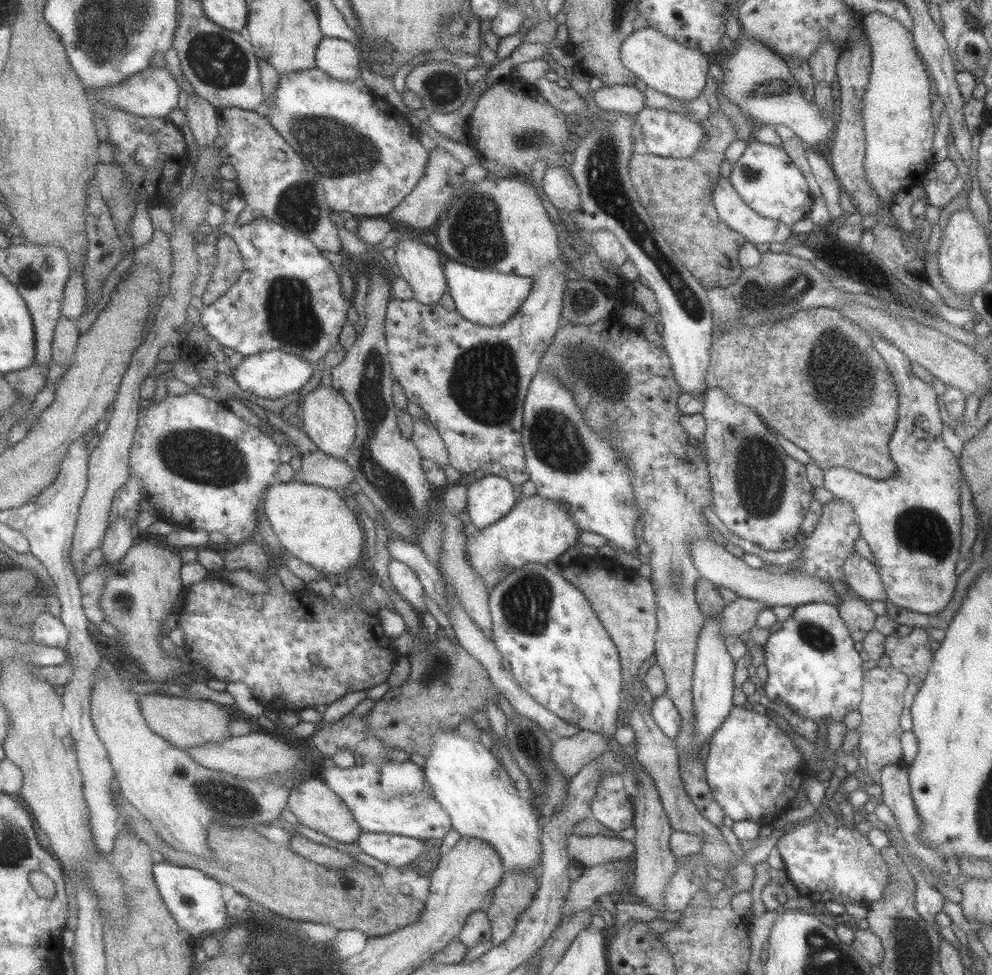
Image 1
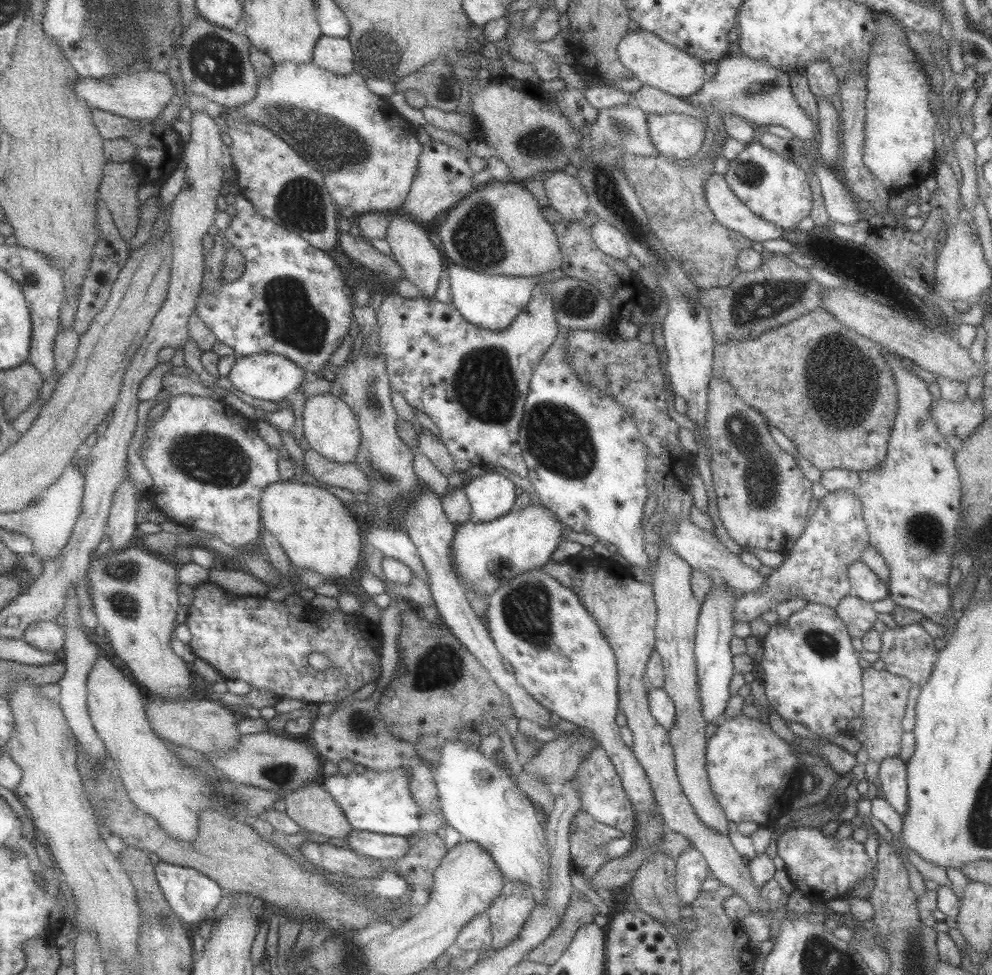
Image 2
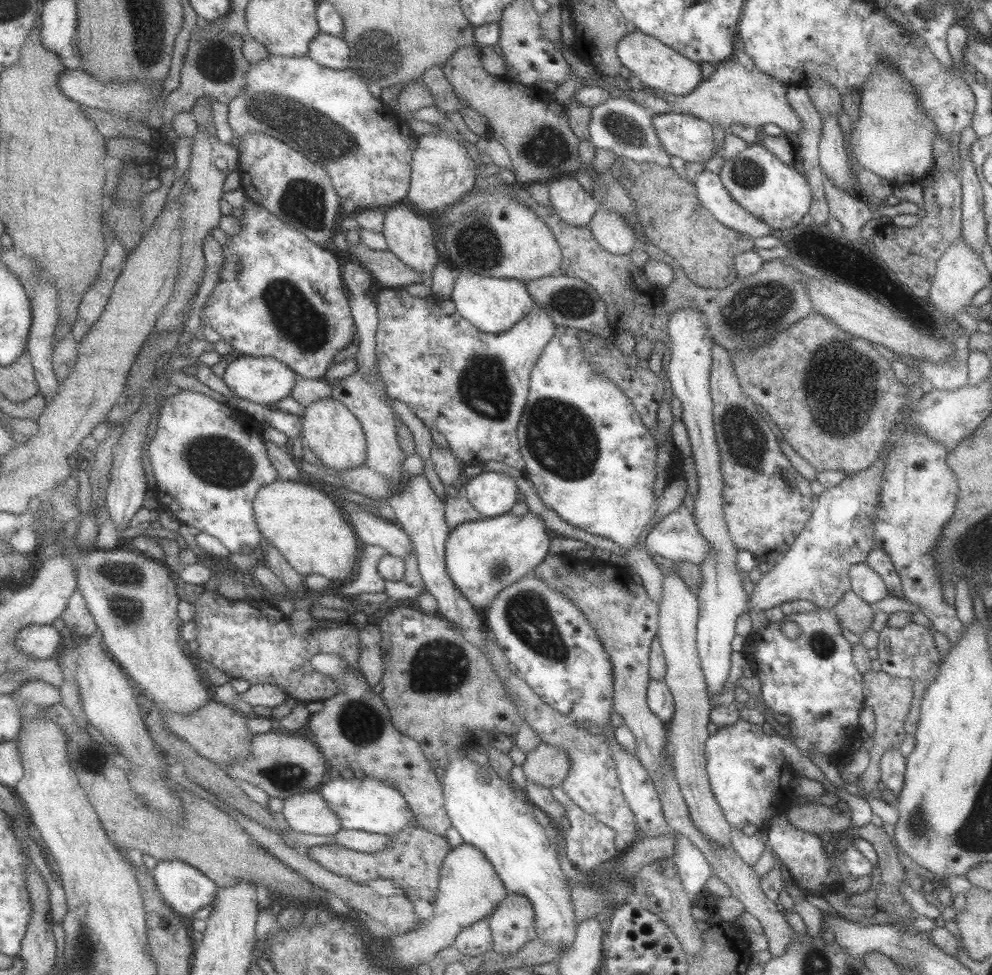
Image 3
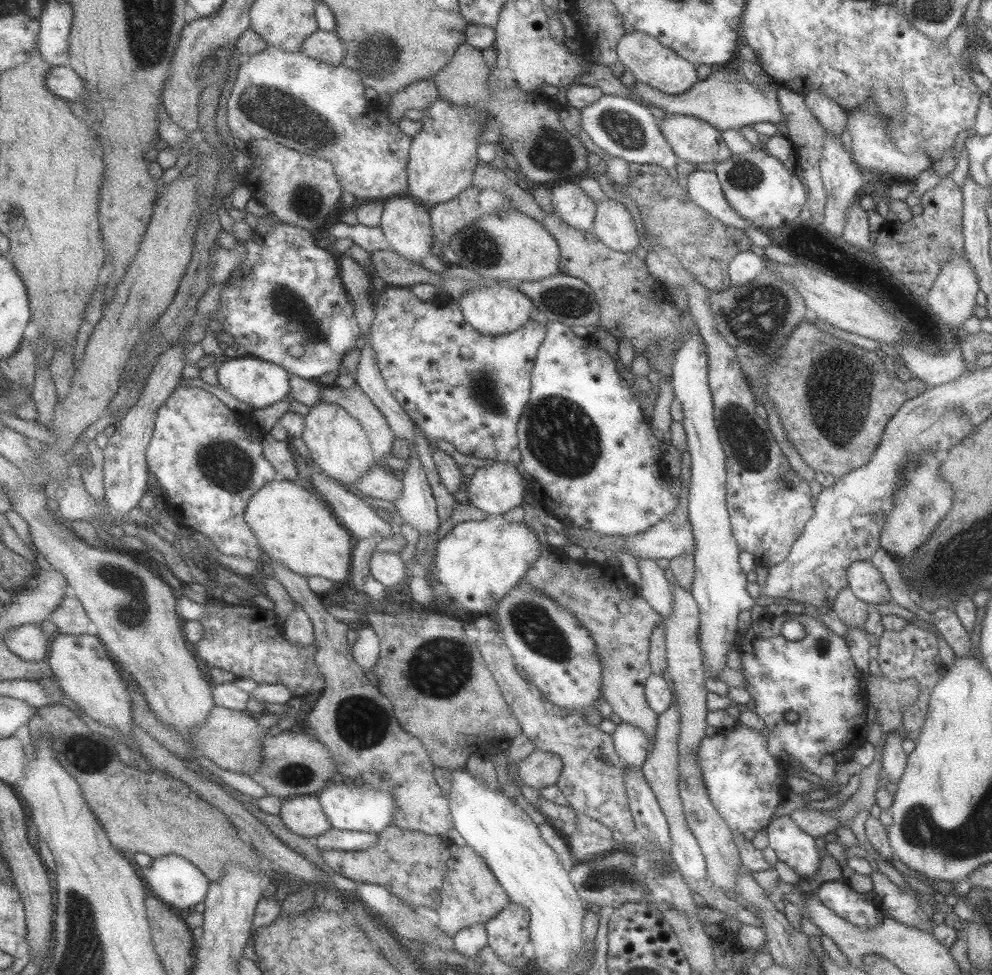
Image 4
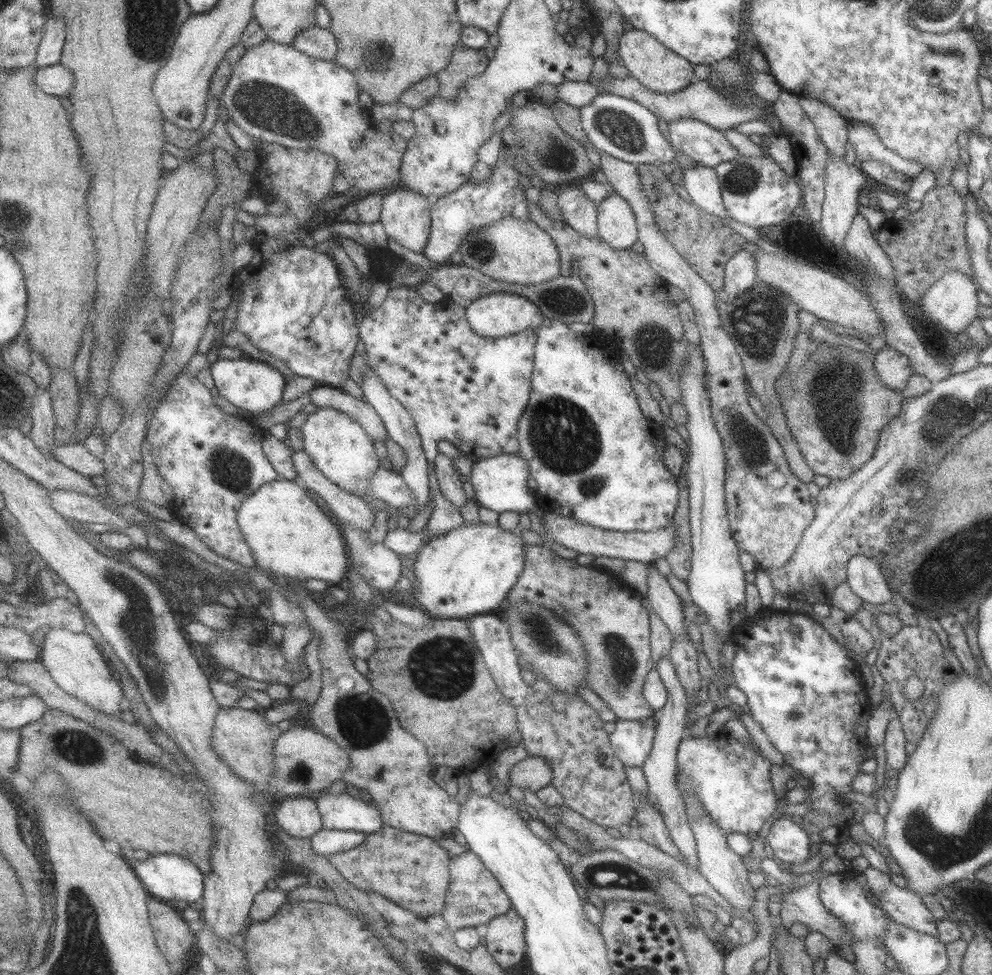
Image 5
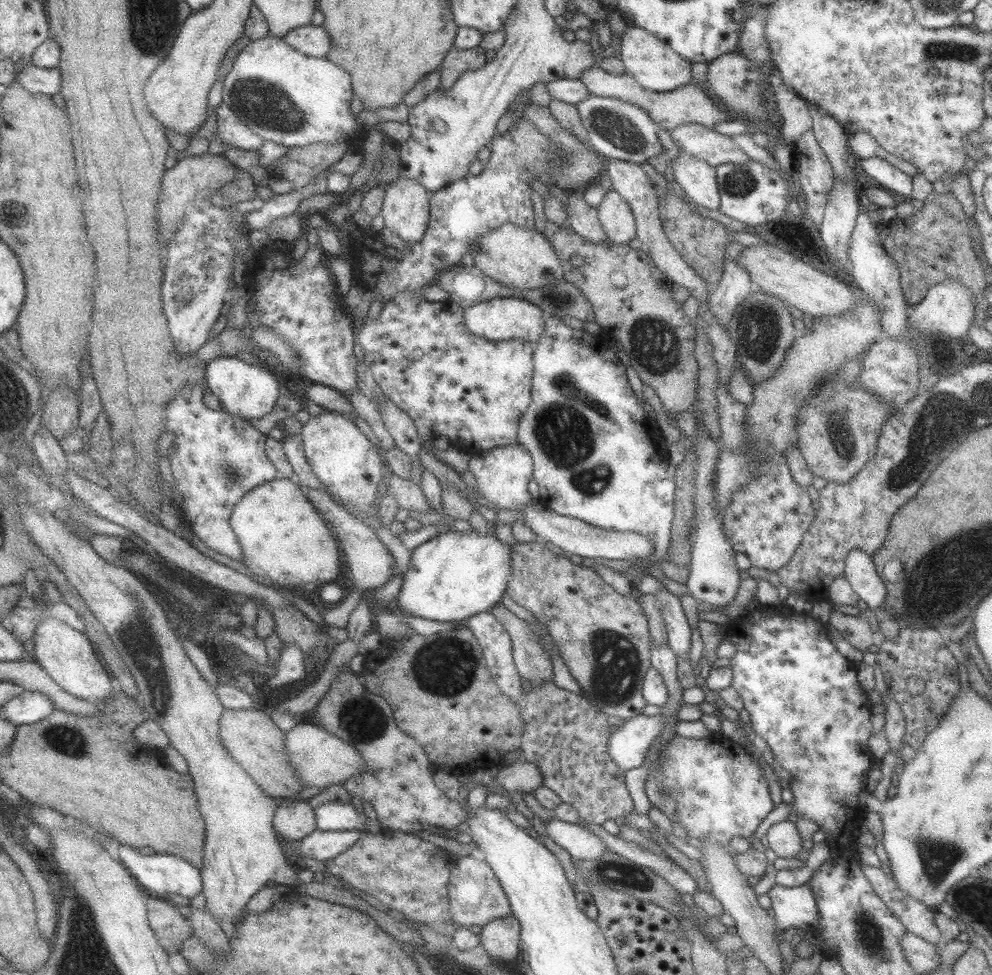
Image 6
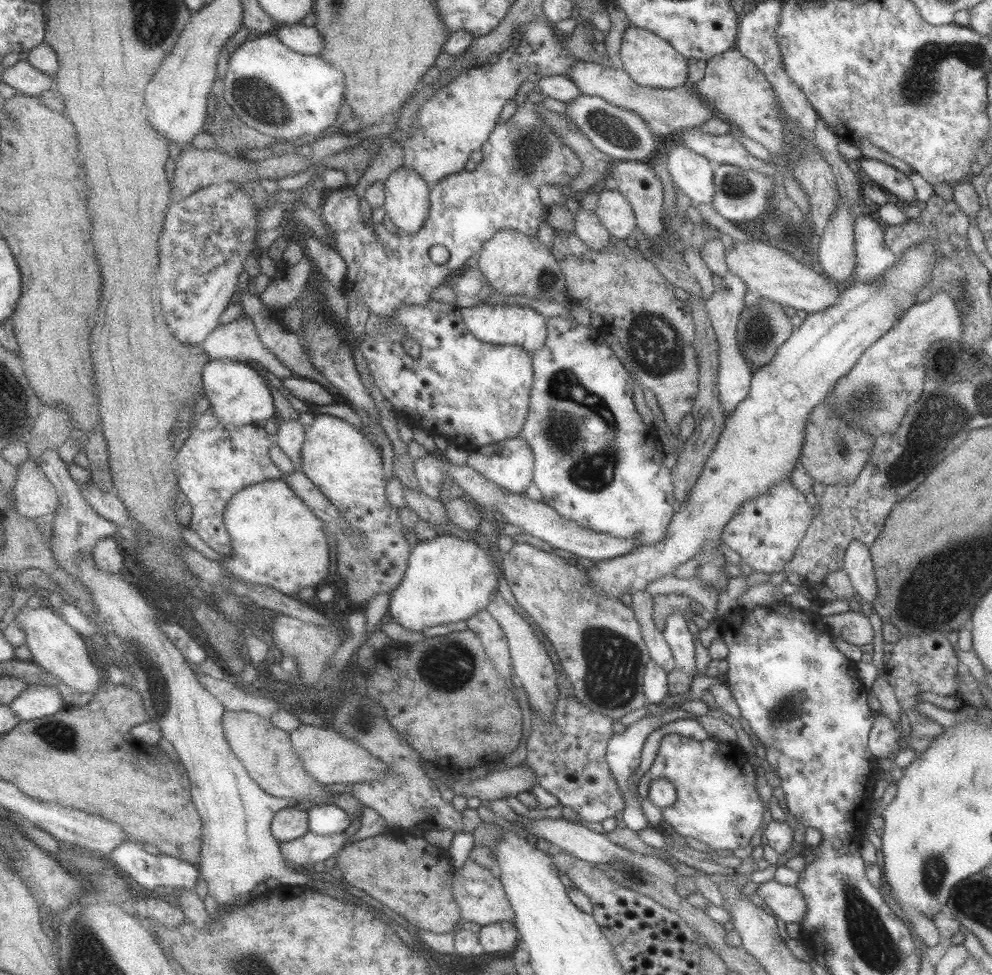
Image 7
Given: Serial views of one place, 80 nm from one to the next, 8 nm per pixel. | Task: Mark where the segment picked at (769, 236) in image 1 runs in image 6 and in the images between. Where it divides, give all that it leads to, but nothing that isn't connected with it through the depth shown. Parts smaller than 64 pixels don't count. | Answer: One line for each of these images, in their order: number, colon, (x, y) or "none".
2: (728, 210)
3: (710, 193)
4: (703, 188)
5: (700, 182)
6: (697, 179)

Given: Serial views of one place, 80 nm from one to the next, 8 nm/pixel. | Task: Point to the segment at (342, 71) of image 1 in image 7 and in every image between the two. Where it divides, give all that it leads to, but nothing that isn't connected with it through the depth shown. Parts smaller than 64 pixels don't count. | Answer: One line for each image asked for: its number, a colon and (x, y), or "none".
2: (333, 54)
3: (329, 51)
4: (321, 45)
5: (315, 42)
6: (310, 40)
7: (302, 39)

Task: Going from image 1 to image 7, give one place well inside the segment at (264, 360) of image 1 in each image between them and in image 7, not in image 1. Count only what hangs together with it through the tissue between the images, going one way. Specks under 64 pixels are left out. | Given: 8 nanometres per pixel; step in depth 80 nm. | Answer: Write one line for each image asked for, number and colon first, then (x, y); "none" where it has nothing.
2: (266, 376)
3: (260, 380)
4: (258, 383)
5: (252, 386)
6: (244, 391)
7: (237, 394)

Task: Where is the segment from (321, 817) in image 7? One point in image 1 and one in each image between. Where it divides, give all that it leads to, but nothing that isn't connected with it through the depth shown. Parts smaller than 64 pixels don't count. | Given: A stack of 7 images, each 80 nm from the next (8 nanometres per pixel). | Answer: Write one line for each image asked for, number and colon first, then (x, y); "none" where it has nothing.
1: (383, 797)
2: (379, 802)
3: (366, 804)
4: (364, 809)
5: (342, 812)
6: (334, 816)

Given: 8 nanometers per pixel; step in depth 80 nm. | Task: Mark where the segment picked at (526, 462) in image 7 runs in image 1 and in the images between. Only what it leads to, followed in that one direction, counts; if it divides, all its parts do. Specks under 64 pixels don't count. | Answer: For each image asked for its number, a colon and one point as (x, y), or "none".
1: (490, 498)
2: (490, 496)
3: (491, 493)
4: (497, 488)
5: (499, 481)
6: (501, 473)

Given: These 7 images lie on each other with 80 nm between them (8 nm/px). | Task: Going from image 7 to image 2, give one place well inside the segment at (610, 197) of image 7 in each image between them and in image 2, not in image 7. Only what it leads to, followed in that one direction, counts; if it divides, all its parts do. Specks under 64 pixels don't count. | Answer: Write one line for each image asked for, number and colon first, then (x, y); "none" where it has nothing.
2: (608, 239)
3: (610, 229)
4: (613, 226)
5: (616, 224)
6: (616, 219)

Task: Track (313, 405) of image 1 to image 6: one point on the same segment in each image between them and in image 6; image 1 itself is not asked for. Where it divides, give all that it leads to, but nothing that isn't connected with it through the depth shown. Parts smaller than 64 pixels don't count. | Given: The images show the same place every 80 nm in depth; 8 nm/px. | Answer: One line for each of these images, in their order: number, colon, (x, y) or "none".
2: (329, 427)
3: (329, 430)
4: (336, 443)
5: (339, 448)
6: (346, 464)

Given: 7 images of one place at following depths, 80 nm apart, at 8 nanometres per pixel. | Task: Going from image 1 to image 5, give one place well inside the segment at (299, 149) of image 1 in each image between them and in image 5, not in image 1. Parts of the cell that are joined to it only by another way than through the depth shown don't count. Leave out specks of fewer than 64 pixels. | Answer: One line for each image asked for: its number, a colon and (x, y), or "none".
2: (368, 154)
3: (329, 116)
4: (312, 107)
5: (278, 95)

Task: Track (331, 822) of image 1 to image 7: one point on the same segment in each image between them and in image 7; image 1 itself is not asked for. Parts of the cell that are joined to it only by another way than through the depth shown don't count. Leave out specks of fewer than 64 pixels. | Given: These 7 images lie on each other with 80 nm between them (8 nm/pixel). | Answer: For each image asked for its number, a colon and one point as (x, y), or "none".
2: (311, 807)
3: (306, 812)
4: (301, 814)
5: (297, 816)
6: (292, 821)
7: (289, 823)

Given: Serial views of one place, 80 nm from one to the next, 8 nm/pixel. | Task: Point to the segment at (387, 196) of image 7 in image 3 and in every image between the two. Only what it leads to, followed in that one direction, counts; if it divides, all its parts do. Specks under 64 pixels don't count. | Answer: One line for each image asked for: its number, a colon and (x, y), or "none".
3: (408, 235)
4: (405, 223)
5: (405, 217)
6: (405, 209)

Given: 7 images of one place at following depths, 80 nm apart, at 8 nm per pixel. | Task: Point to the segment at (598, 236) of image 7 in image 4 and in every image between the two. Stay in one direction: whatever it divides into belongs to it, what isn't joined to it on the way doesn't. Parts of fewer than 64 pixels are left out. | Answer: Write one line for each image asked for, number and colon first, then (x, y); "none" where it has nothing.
4: (571, 205)
5: (578, 211)
6: (583, 219)

